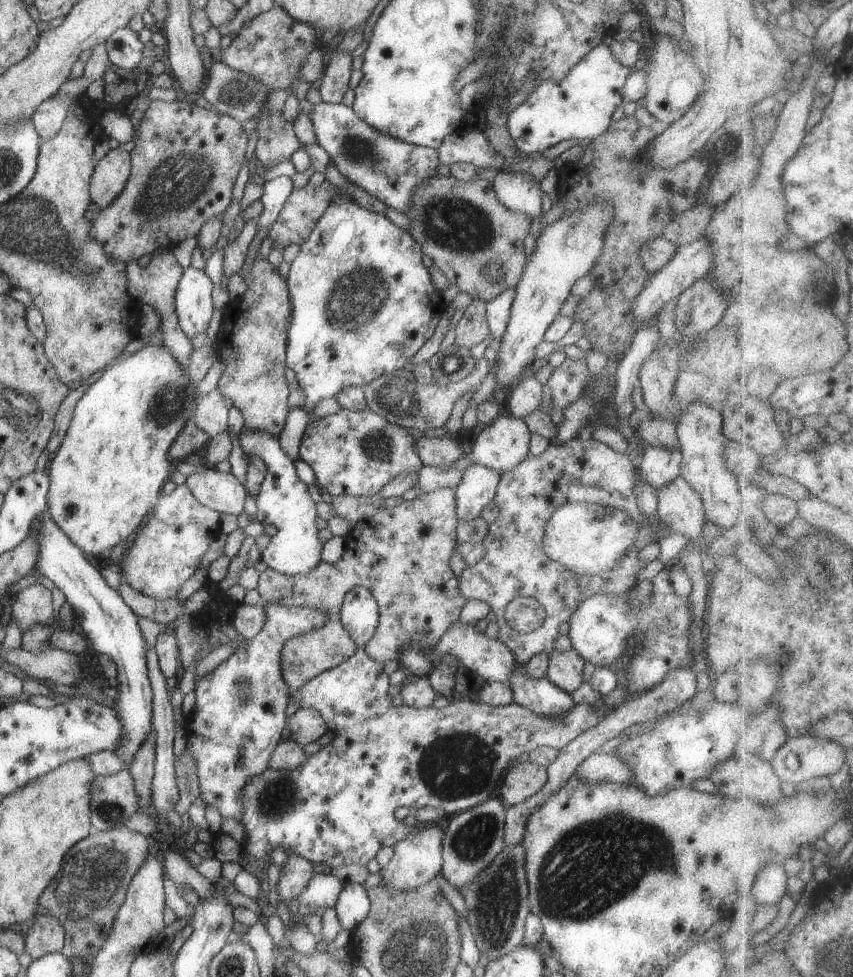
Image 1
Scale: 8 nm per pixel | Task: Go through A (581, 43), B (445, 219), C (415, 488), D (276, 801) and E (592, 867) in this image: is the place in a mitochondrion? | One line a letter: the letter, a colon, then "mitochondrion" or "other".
A: other
B: mitochondrion
C: other
D: mitochondrion
E: mitochondrion

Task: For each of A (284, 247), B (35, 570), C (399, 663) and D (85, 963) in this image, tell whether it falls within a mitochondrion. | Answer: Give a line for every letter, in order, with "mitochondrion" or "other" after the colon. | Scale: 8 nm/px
A: other
B: other
C: other
D: other

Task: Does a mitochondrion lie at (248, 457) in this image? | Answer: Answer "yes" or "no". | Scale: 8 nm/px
no

